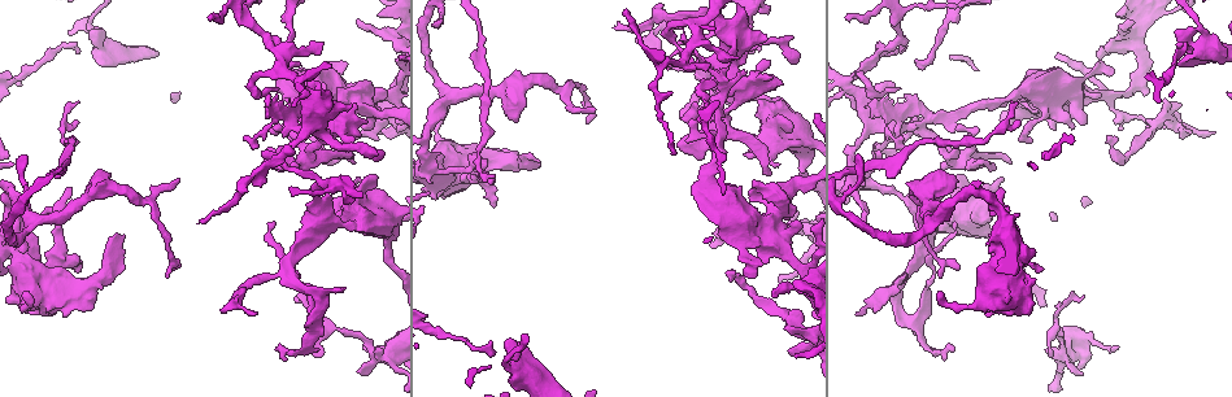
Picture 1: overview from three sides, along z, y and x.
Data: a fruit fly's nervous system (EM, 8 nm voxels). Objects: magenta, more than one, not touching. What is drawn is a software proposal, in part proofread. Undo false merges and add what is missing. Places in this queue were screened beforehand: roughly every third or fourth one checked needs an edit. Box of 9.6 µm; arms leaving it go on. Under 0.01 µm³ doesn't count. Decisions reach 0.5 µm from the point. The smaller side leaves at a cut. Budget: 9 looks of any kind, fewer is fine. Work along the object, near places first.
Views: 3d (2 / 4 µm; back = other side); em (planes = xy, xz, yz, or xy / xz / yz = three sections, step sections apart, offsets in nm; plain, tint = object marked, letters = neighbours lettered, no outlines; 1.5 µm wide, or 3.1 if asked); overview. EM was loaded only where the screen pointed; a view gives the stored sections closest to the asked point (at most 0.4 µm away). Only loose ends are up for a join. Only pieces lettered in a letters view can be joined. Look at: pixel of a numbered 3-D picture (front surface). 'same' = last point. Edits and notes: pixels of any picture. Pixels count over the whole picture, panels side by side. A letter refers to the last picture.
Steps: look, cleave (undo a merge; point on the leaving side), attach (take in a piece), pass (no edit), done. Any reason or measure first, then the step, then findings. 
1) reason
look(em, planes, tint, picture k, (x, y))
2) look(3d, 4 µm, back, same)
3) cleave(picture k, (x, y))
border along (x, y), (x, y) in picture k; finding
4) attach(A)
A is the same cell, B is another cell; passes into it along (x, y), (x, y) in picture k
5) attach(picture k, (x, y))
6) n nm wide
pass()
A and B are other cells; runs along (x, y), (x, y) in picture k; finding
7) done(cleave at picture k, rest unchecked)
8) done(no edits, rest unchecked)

an open end
look(em, planes, letters, picture 1, (121, 236))

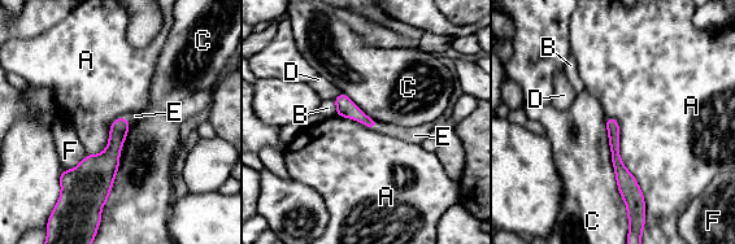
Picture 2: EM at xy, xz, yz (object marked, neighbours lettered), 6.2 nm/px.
attach(E)
E is the same cell, A, B, C, D and F are other cells; passes into it along (120, 127), (126, 120), (135, 116) in picture 2; it goes on there

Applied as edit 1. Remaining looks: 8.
look(overview)

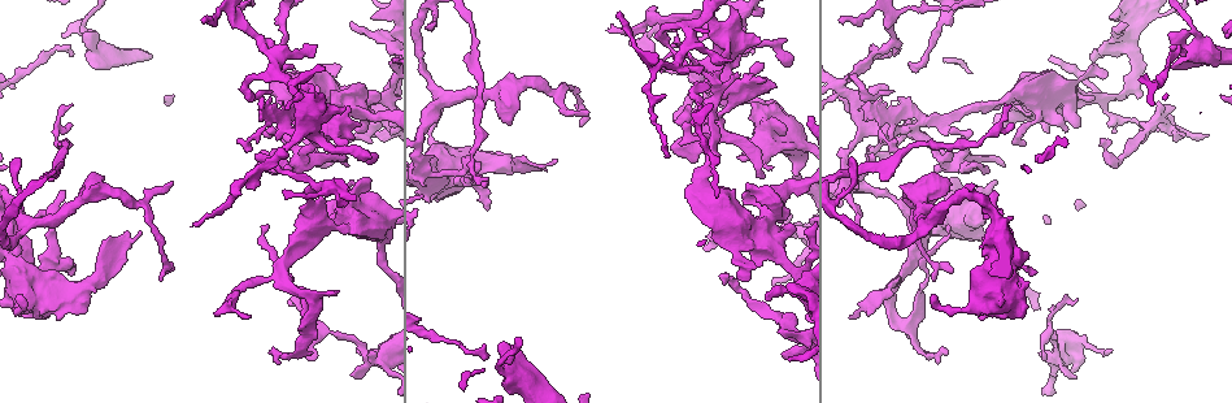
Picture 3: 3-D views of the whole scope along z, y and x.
branch point
look(em, planes, letters, picture 3, (550, 88))

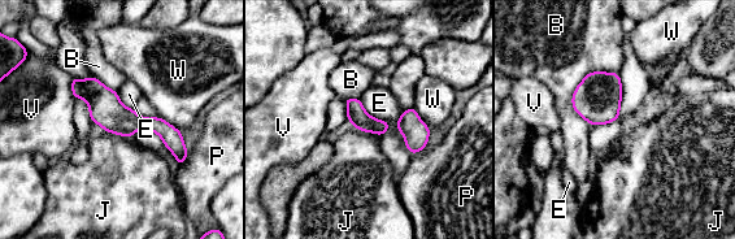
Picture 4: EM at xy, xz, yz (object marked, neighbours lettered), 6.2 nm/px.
120 nm wide
pass()
B, E, J, P, V and W are other cells; border along (359, 99), (369, 114), (388, 122) in picture 4; all the same neuron

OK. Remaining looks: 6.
look(em, planes, letters, picture 3, (194, 223))

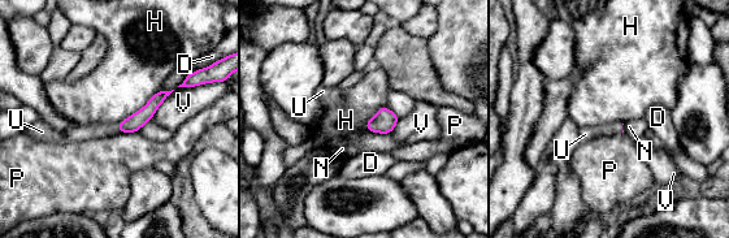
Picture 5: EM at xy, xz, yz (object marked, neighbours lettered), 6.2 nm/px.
attach(U)
U is the same cell, D, H, N, P and V are other cells; passes into it along (134, 122), (118, 128), (78, 132) in picture 5; the neuron continues

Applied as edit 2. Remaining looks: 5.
thick end
look(3d, 4 µm, picture 3, (952, 191))

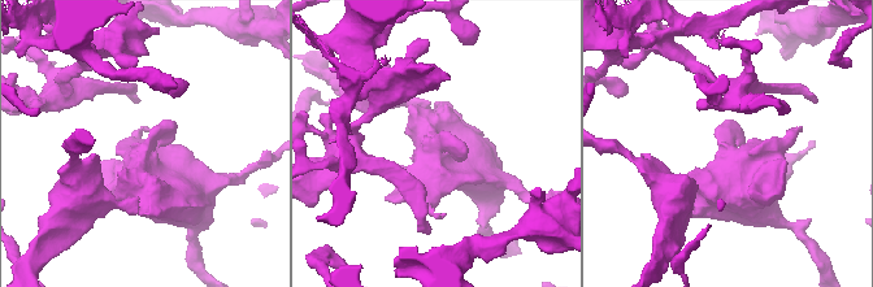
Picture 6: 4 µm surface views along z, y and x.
need the tissue
look(em, planes, letters, picture 6, (132, 145))

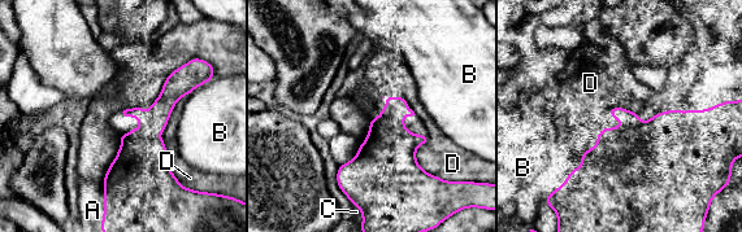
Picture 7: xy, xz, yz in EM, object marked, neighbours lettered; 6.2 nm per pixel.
pass()
A, B, C and D are other cells; runs along (183, 69), (116, 193) in picture 7; no lettered piece goes on from it

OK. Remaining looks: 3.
done(attach at picture 2, attach at picture 5, rest unchecked)

